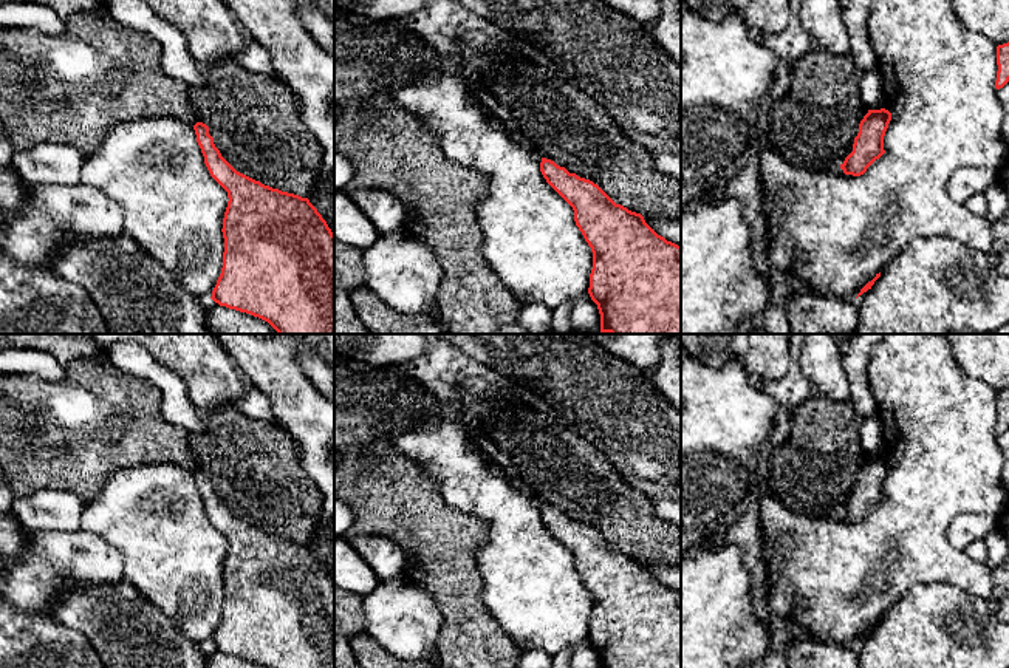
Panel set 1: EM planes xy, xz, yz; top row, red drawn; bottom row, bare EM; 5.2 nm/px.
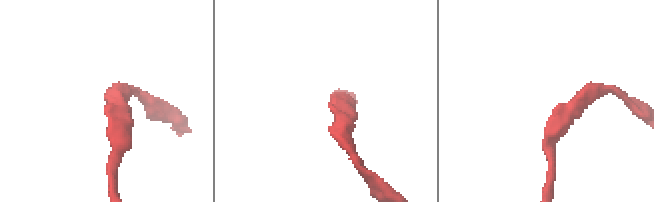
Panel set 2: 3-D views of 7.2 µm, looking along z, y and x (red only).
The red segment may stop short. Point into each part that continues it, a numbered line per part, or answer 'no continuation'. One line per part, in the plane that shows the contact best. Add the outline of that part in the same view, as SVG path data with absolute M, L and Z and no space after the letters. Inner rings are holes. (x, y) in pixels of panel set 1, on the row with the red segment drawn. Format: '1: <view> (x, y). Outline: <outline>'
no continuation

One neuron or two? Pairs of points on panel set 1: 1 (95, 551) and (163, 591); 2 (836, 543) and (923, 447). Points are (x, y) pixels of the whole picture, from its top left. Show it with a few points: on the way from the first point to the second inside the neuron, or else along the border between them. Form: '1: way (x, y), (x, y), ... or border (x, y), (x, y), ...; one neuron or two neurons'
1: border (102, 538), (118, 551), (123, 560), (124, 577); two neurons
2: way (865, 538), (923, 481), (923, 477); one neuron

